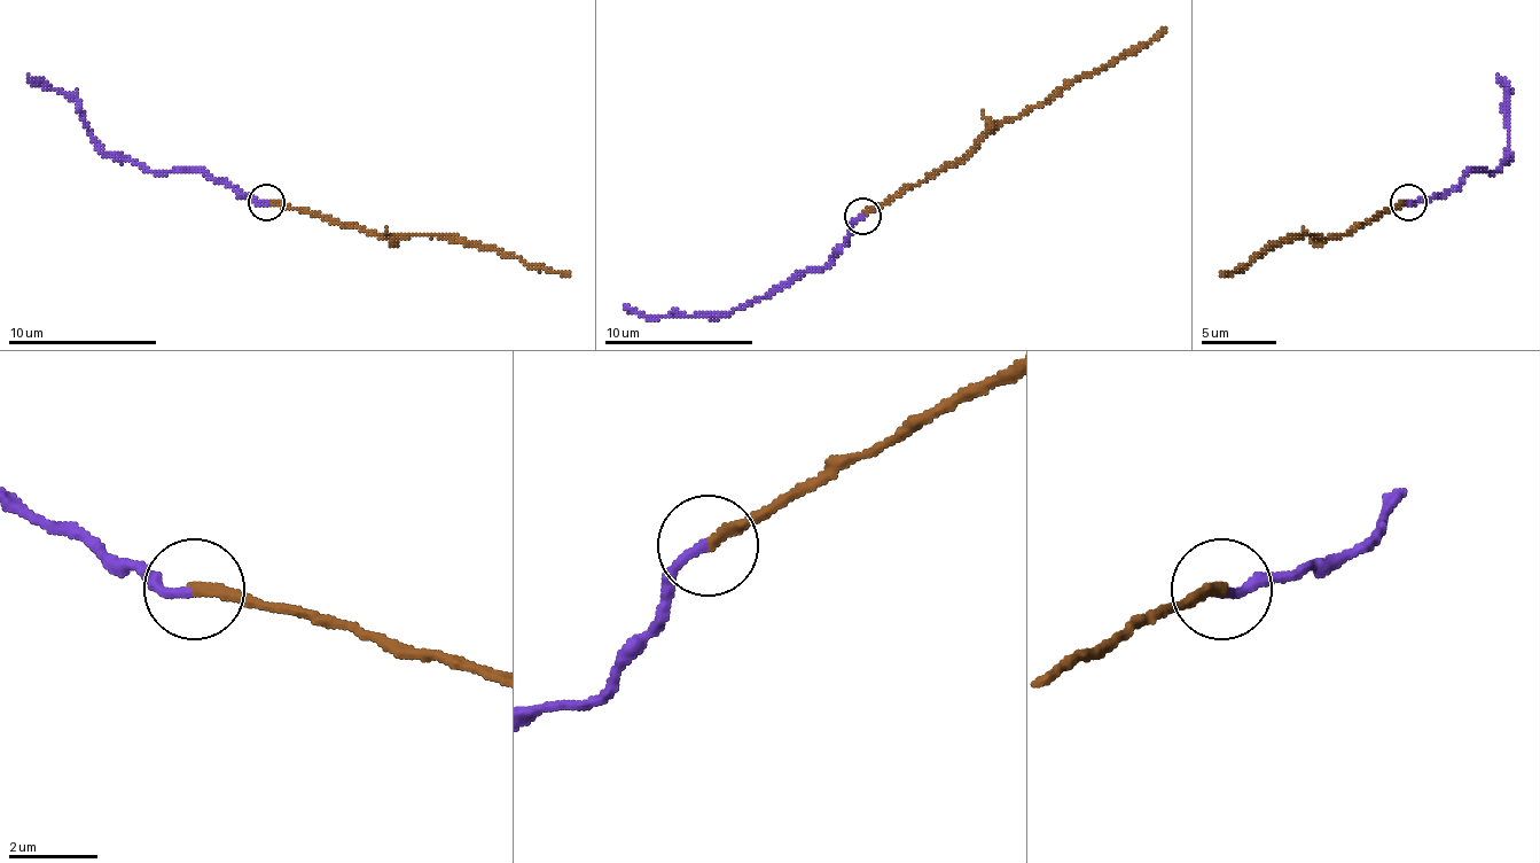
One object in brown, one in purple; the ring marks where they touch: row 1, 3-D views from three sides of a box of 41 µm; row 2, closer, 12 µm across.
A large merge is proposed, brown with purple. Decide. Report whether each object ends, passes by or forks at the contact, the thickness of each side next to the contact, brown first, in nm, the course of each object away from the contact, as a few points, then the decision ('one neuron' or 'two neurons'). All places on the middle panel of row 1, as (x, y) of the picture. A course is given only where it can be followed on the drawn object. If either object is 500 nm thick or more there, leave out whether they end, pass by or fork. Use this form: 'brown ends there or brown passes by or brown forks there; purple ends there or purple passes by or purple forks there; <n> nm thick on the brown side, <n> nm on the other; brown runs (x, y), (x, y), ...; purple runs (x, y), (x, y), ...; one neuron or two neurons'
brown ends there; purple ends there; 260 nm thick on the brown side, 200 nm on the other; brown runs (864, 215), (956, 166), (986, 137), (1061, 92), (1135, 54), (1165, 28); purple runs (864, 215), (822, 267), (811, 267), (728, 312), (639, 316), (624, 304); two neurons

